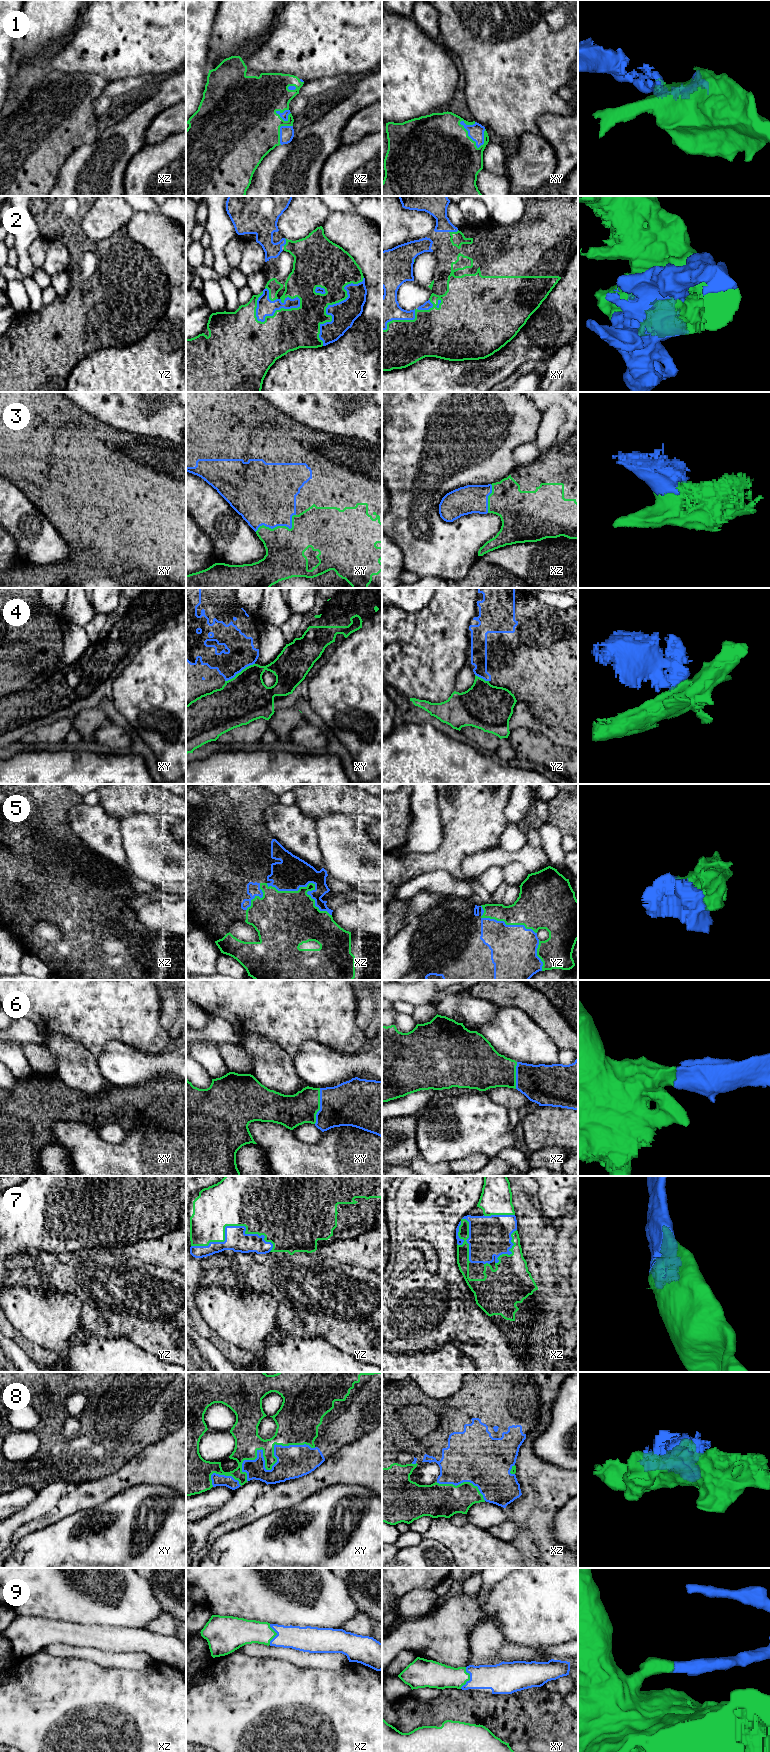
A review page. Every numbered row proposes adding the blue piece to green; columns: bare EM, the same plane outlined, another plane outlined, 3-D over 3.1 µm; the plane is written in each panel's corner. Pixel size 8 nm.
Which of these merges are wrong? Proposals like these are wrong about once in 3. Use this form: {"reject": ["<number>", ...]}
{"reject": ["4"]}

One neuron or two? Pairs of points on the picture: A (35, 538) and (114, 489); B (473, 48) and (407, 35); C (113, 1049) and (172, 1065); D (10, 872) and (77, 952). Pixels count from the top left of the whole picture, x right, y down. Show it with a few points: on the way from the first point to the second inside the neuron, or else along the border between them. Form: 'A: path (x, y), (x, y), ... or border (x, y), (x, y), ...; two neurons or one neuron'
A: border (37, 509), (59, 532), (67, 545); two neurons
B: border (439, 41), (451, 53); two neurons
C: path (128, 1064), (157, 1065); one neuron
D: path (32, 886), (77, 930); one neuron

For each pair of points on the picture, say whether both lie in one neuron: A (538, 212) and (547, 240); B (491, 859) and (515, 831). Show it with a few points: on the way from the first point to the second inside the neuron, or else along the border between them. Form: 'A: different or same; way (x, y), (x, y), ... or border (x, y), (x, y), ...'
A: same; way (545, 219), (547, 222), (547, 233)
B: different; border (524, 844), (514, 851), (505, 851), (498, 846)

